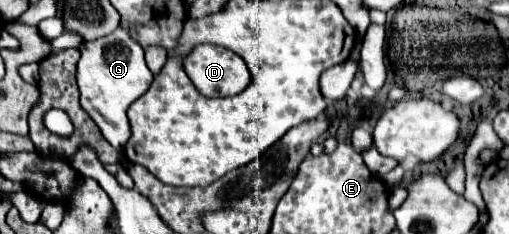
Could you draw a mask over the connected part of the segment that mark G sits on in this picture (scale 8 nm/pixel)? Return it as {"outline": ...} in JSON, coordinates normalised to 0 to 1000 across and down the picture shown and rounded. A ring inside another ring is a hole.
{"outline":[[[236,94],[236,111],[193,171],[165,179],[157,197],[157,265],[149,291],[149,342],[157,376],[157,453],[173,479],[173,496],[189,521],[200,581],[212,607],[240,641],[255,598],[255,521],[240,462],[255,462],[263,427],[271,427],[299,359],[299,308],[283,265],[279,197],[255,154],[255,111]]]}

